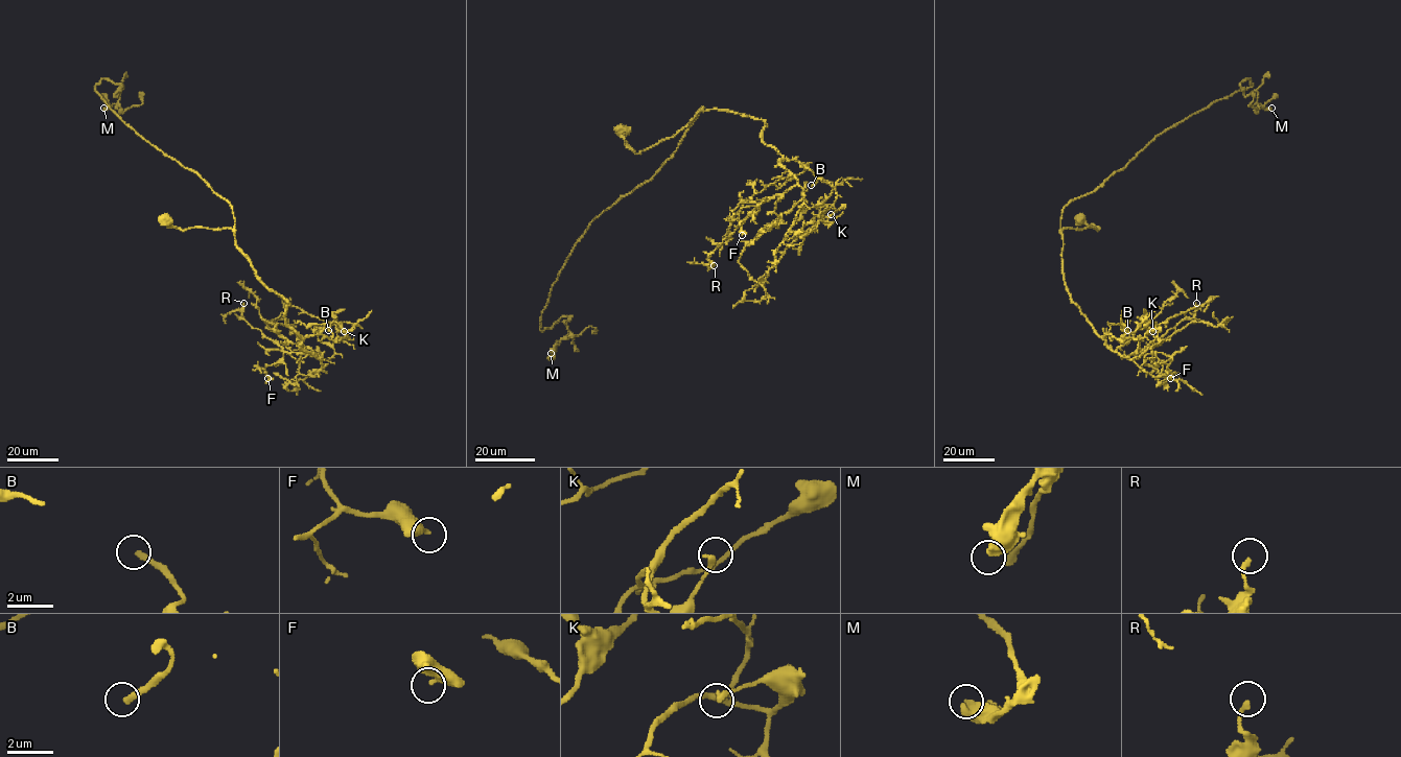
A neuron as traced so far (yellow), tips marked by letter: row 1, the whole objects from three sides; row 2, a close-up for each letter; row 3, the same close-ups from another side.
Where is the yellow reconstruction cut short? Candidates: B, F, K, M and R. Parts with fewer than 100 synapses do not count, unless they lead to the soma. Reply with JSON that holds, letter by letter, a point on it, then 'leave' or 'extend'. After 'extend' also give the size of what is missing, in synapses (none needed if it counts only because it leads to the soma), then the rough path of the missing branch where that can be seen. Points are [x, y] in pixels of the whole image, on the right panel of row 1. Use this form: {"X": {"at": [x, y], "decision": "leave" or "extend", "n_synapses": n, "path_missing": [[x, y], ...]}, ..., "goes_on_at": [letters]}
{"B": {"at": [1127, 330], "decision": "extend", "n_synapses": 140, "path_missing": [[1127, 330], [1154, 307], [1174, 300], [1198, 276]]}, "F": {"at": [1170, 378], "decision": "leave"}, "K": {"at": [1152, 331], "decision": "leave"}, "M": {"at": [1271, 108], "decision": "leave"}, "R": {"at": [1196, 303], "decision": "leave"}, "goes_on_at": ["B"]}

